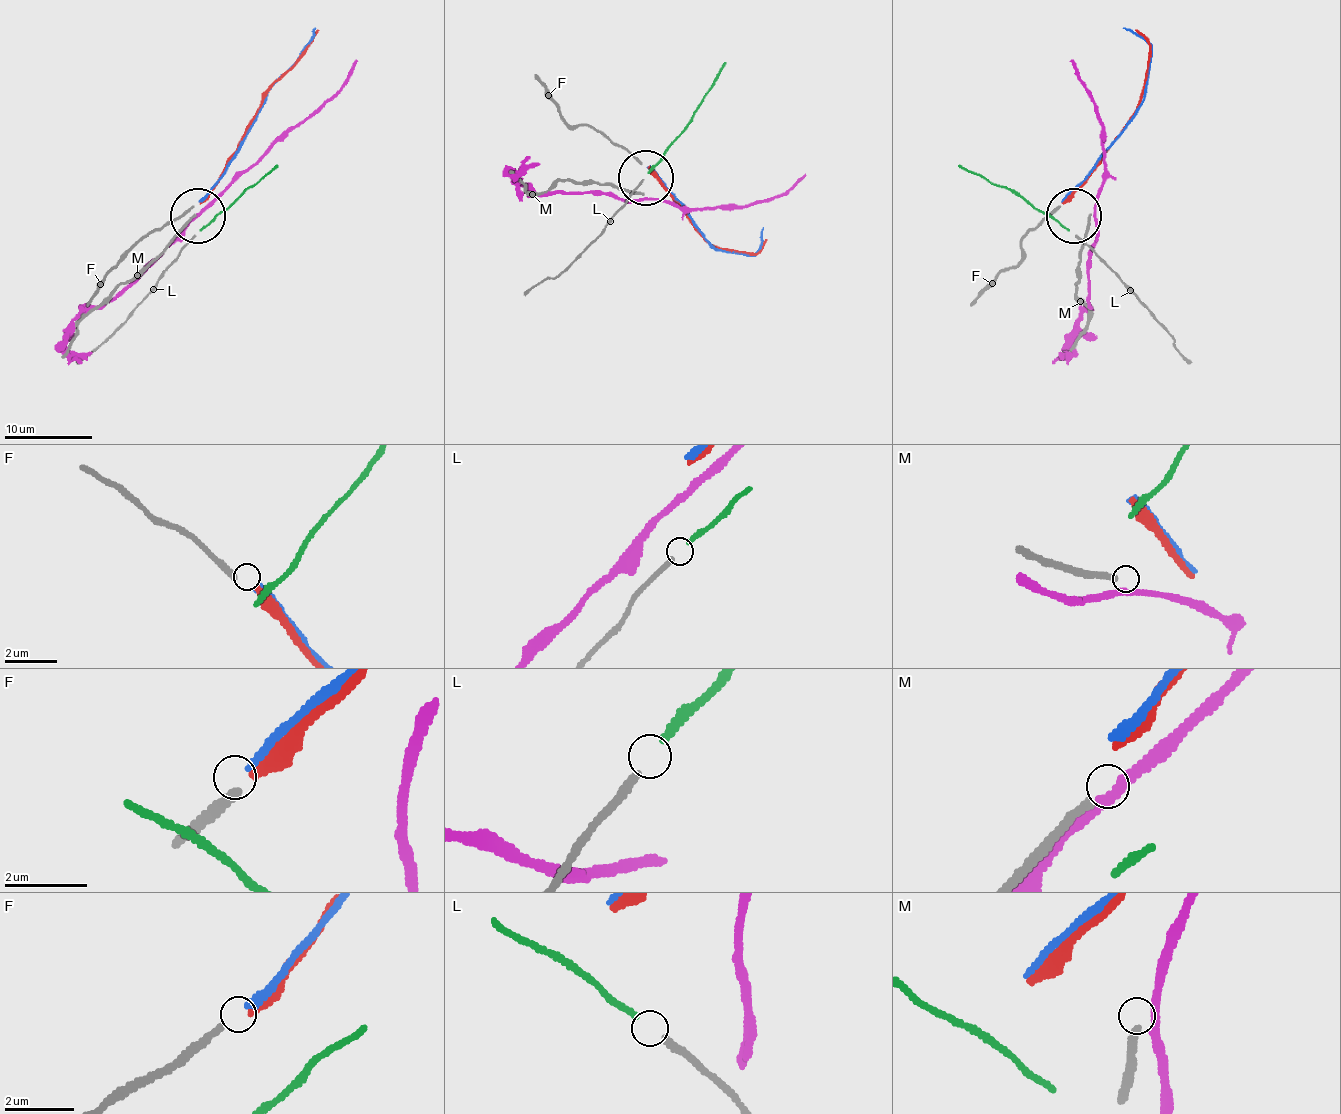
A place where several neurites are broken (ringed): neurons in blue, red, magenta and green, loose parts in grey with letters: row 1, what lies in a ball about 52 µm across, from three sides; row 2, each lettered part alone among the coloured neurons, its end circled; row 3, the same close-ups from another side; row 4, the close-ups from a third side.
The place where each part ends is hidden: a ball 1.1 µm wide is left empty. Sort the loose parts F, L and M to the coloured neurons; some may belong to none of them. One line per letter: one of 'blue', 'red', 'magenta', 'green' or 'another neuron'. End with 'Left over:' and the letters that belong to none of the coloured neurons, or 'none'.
F: blue
L: green
M: another neuron
Left over: M

